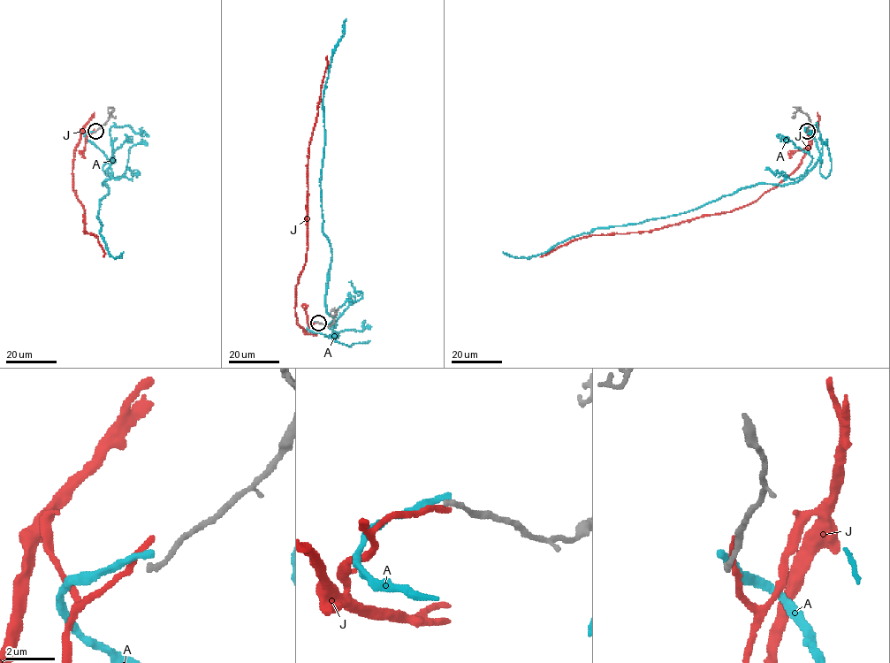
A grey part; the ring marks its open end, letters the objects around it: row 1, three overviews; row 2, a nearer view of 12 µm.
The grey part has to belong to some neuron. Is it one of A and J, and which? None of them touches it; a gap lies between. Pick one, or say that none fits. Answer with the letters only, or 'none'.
none

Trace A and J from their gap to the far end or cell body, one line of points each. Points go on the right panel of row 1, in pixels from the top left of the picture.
A: (806, 131), (816, 141), (820, 161), (796, 182), (757, 183), (686, 212), (597, 227), (528, 257), (502, 252)
J: (807, 130), (810, 136), (815, 129), (801, 163), (747, 205), (649, 231), (589, 235), (572, 240), (540, 256)

